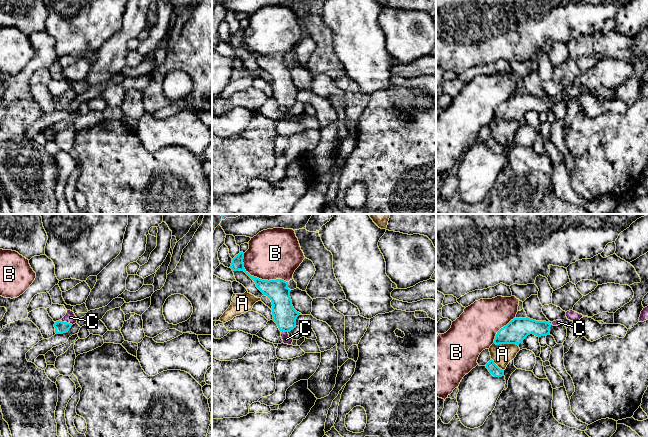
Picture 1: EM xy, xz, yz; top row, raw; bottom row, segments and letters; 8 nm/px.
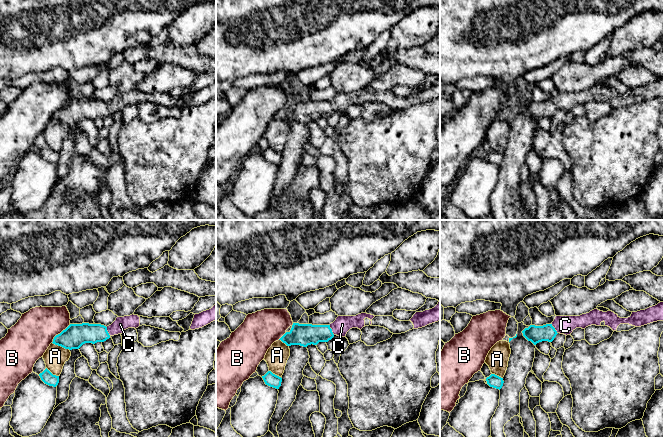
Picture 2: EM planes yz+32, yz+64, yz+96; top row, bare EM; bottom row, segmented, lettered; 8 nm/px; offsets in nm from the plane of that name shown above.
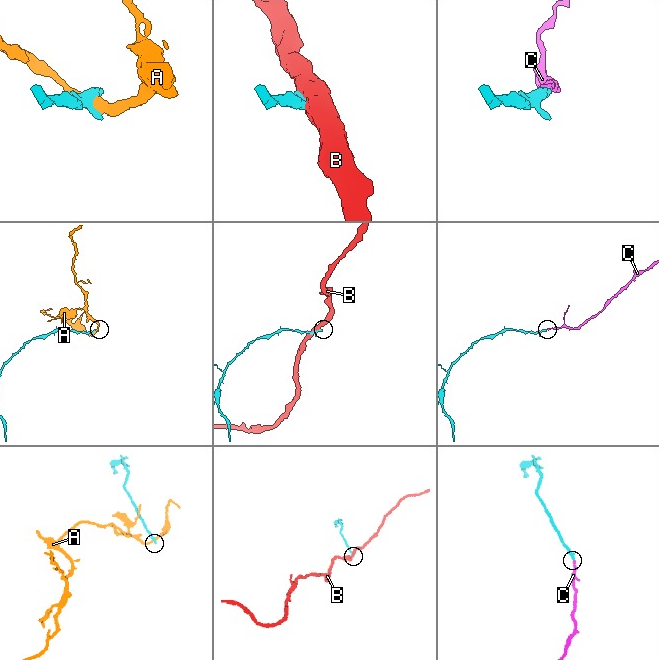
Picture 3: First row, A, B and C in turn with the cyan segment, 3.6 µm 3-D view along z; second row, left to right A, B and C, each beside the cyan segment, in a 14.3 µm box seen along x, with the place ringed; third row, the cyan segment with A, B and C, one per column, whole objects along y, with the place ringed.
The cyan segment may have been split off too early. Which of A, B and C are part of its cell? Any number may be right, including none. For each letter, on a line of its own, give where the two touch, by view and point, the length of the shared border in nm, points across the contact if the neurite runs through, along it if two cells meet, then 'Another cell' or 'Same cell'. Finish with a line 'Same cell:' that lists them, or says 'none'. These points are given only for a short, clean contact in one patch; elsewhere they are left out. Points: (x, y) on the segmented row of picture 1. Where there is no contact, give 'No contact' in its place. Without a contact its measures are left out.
A: Touches cyan at yz (506, 343). Shared border 190 nm. Boundary: yz (494, 342), (496, 344), (517, 345). Another cell
B: Touches cyan at xz (258, 278). Shared border 420 nm. Another cell
C: Touches cyan at xy (66, 322). Shared border 120 nm. Path across: xy (61, 327), (66, 322), (70, 317). Same cell
Same cell: C

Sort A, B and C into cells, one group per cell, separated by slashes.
A / B / C

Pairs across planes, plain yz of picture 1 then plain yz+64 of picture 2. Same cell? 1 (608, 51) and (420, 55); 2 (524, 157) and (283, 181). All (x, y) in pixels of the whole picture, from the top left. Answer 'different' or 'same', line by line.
1: same
2: different

